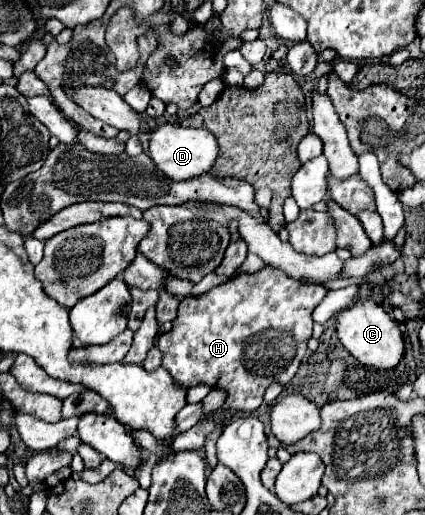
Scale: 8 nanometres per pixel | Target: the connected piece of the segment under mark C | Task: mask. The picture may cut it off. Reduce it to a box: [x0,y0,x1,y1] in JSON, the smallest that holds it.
[336,301,404,369]

